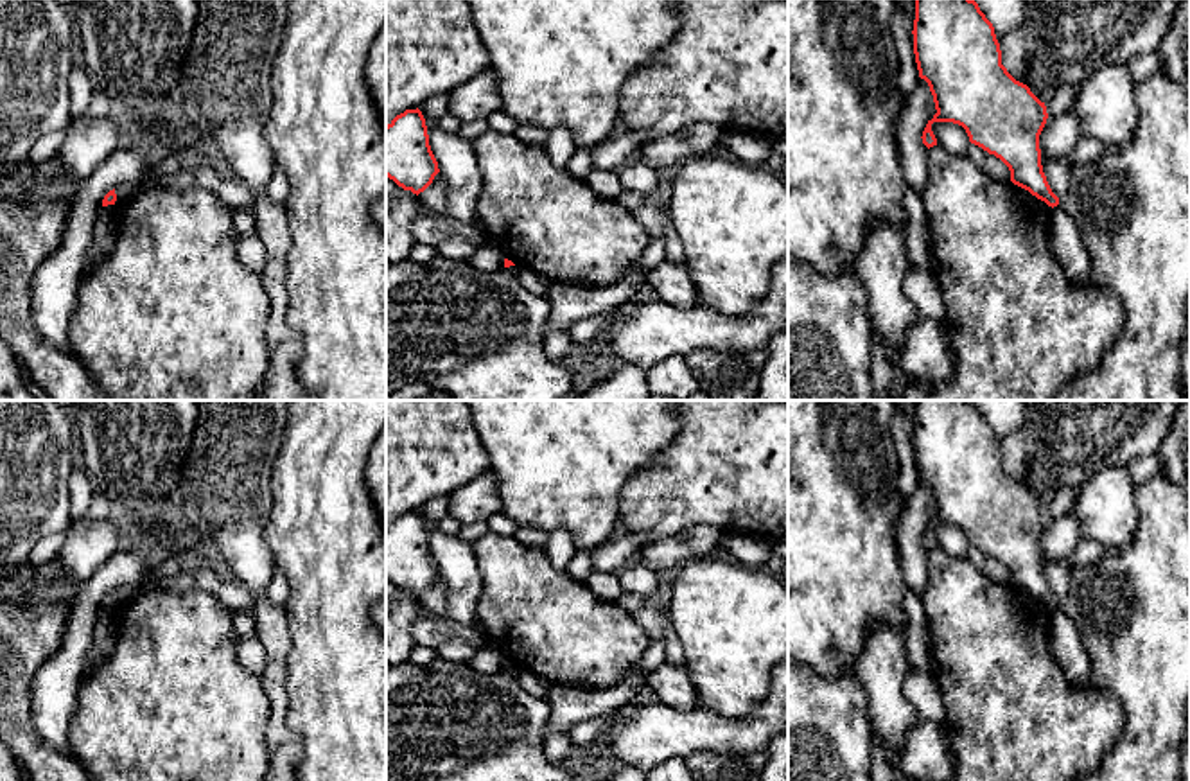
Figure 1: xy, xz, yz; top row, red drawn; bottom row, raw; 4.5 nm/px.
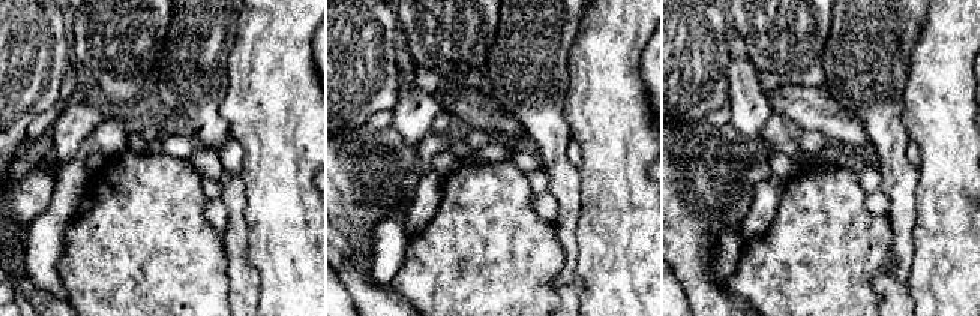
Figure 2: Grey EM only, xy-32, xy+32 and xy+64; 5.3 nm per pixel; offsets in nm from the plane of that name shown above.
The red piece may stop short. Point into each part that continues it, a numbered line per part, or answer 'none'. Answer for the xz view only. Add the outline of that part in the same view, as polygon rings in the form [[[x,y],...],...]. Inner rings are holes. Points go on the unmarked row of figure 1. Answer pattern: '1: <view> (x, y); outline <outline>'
none

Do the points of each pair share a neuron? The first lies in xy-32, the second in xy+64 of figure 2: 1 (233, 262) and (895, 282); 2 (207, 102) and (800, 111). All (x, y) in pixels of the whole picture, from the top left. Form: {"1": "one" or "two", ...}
{"1": "one", "2": "two"}

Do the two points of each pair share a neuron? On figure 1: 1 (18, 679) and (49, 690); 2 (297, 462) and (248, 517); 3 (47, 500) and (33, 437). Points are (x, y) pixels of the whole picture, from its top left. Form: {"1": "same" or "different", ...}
{"1": "different", "2": "different", "3": "same"}

